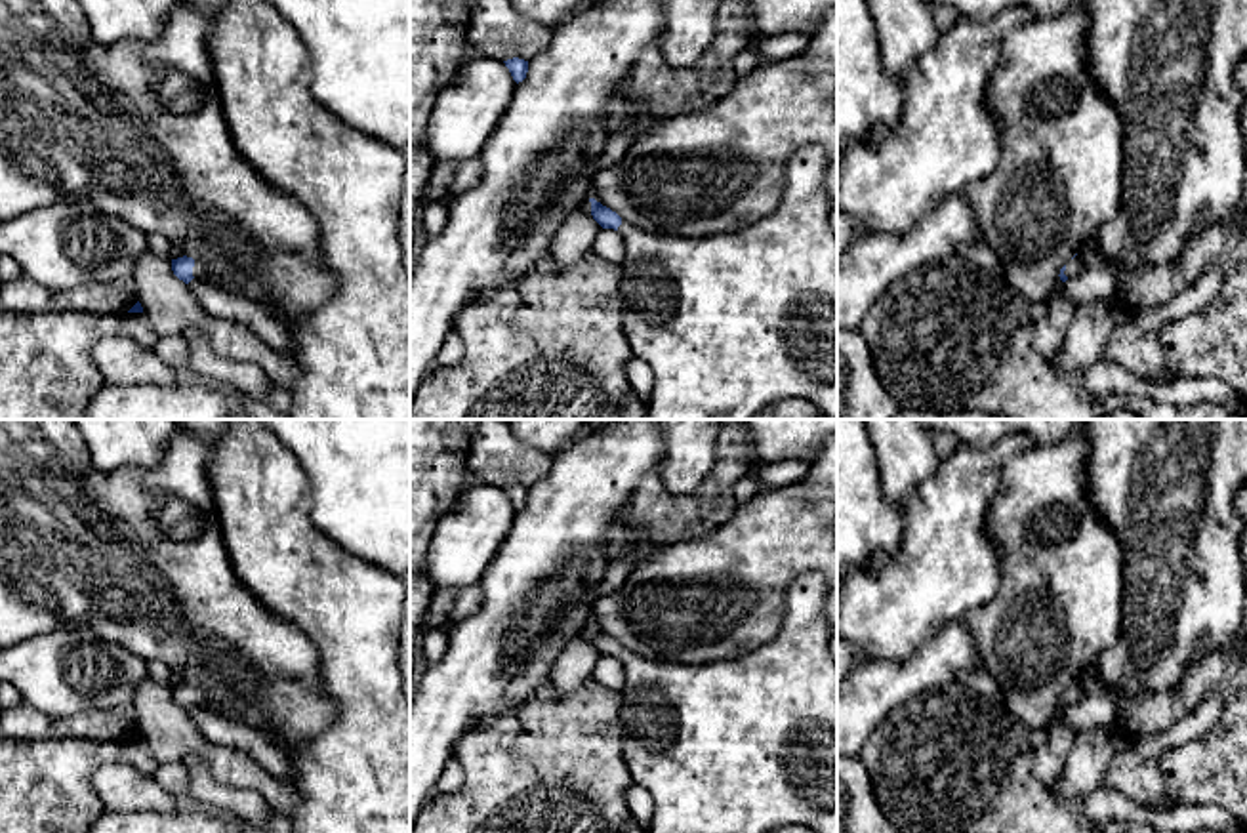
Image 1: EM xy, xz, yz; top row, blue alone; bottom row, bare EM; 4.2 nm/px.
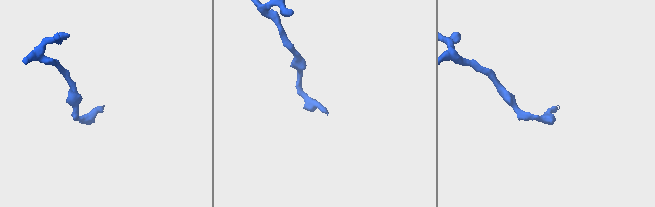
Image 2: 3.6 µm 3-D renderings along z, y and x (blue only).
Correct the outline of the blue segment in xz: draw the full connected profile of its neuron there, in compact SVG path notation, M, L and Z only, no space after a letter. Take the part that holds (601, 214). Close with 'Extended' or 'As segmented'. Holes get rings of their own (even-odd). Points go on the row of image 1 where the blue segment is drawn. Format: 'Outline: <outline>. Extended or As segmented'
Outline: M808 145L795 151L786 164L780 206L770 215L736 233L721 233L704 238L644 233L625 223L616 212L595 198L589 198L593 219L603 229L618 231L625 240L625 261L622 263L620 280L624 332L633 356L644 360L654 374L654 383L646 400L646 419L753 419L768 404L786 398L808 400L824 414L826 419L837 419L837 234L829 221L835 200L824 187L828 164L829 156L820 145Z. Extended

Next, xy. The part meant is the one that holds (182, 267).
Outline: M187 255L172 259L172 271L185 284L189 284L193 278L204 278L206 274L204 265Z. Extended

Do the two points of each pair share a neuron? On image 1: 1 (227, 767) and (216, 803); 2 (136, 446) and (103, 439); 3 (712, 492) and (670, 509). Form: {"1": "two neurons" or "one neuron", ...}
{"1": "two neurons", "2": "one neuron", "3": "one neuron"}

